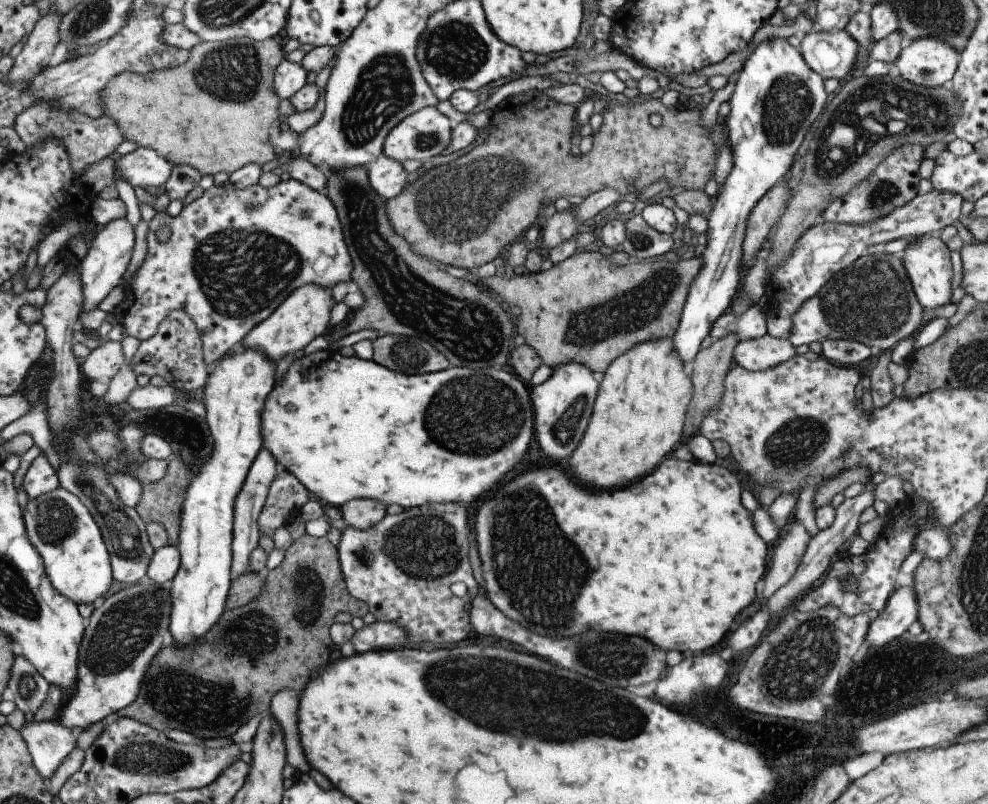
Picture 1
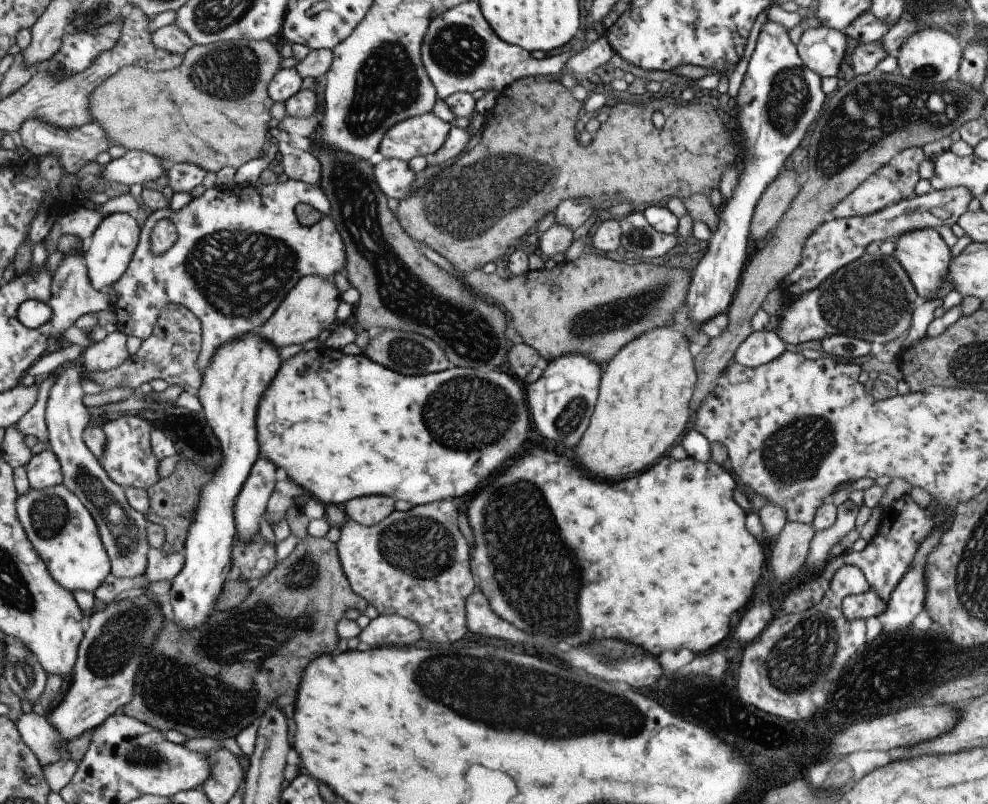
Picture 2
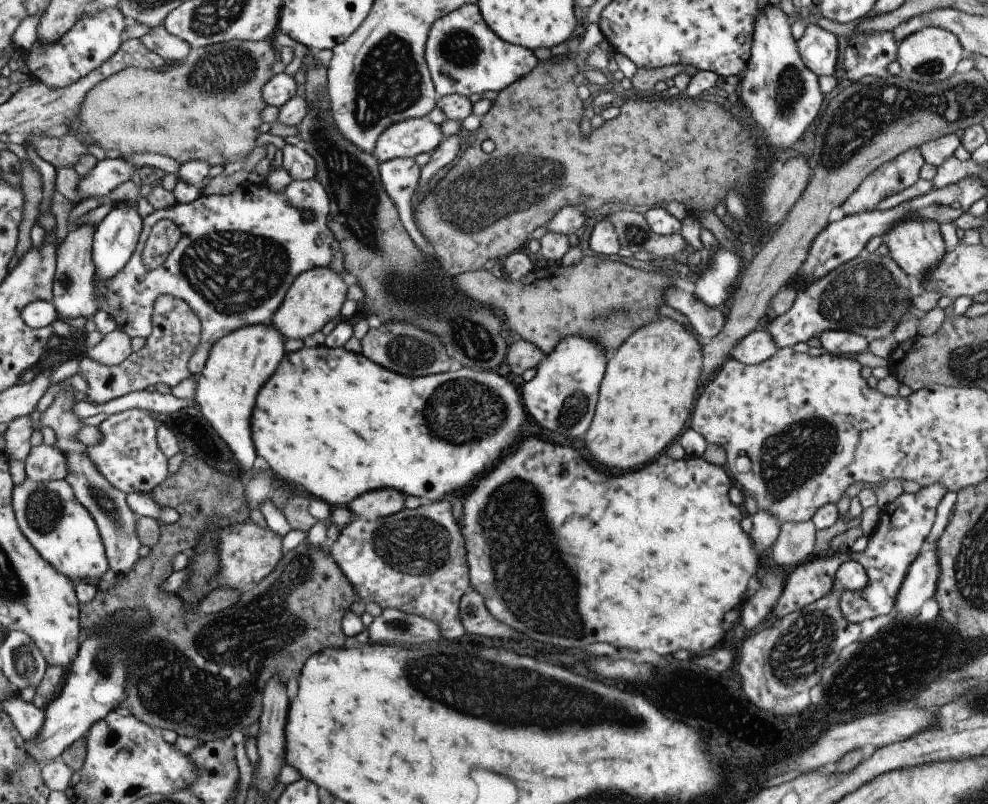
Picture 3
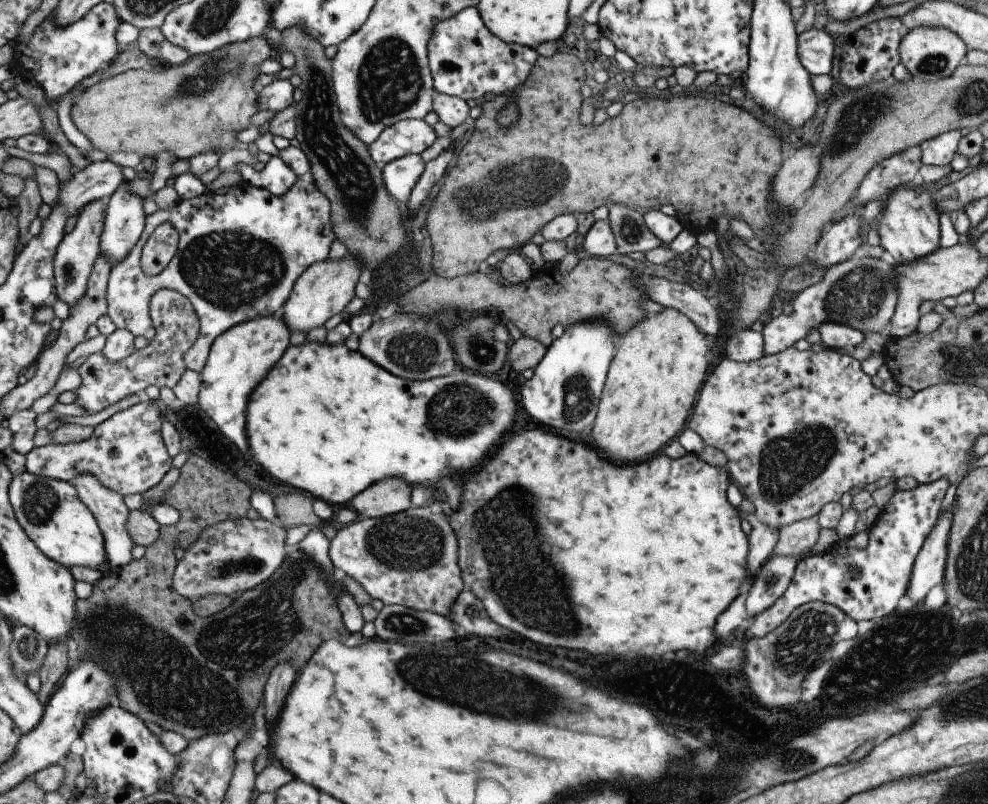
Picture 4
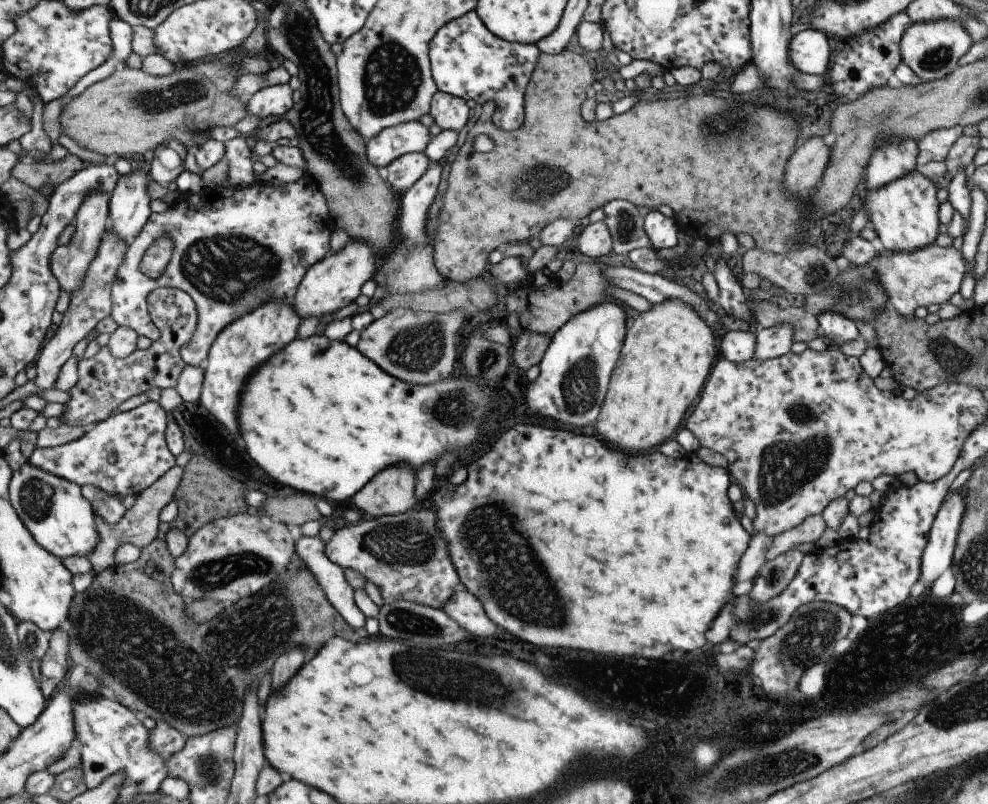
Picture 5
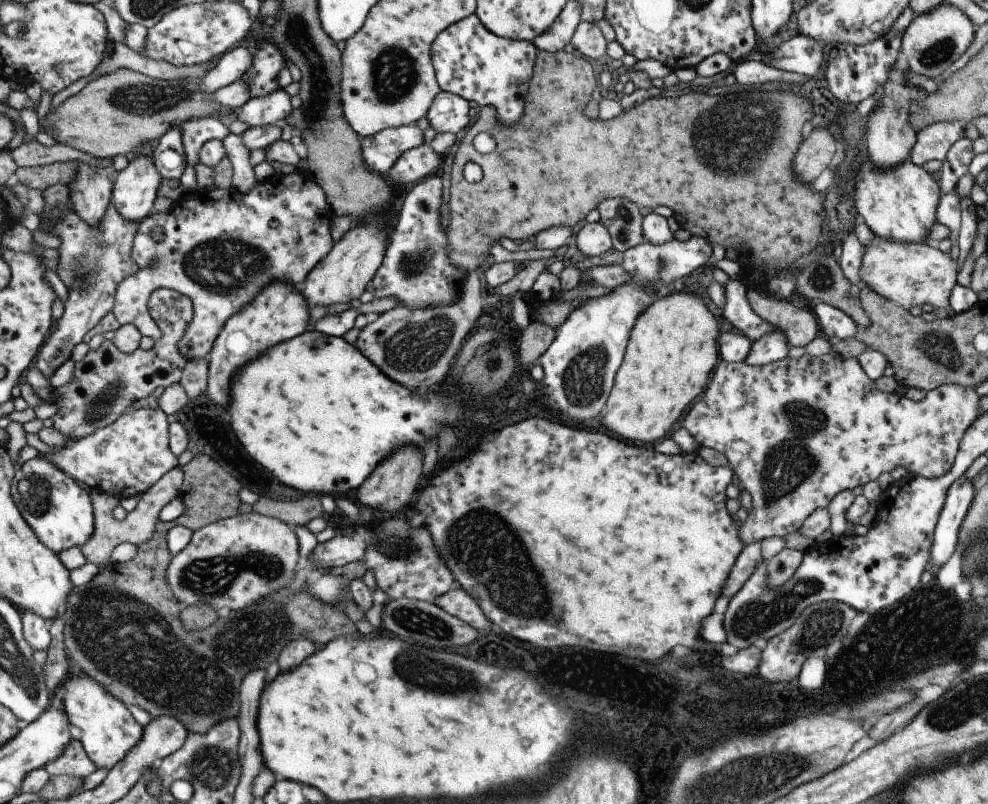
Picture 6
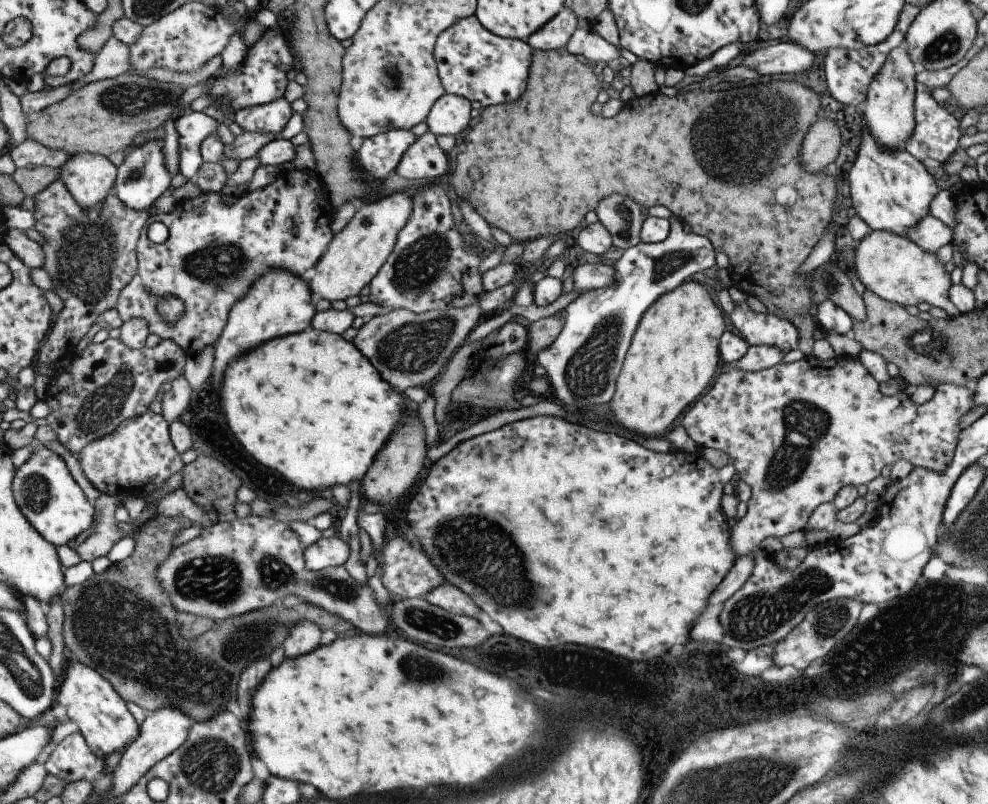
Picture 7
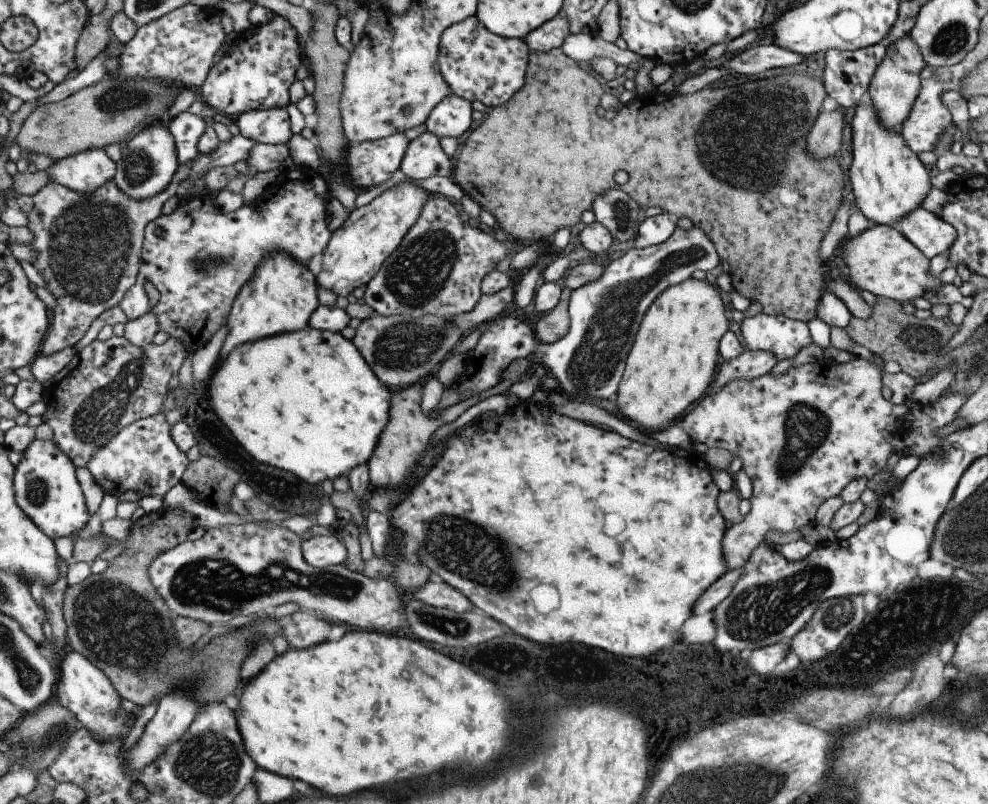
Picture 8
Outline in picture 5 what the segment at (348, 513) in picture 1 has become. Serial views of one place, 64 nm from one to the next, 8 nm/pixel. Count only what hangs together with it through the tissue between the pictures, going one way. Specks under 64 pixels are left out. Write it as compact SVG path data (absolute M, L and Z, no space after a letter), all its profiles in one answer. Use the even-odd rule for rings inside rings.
M390 466L376 474L349 504L367 518L400 514L414 506L414 474L408 466Z

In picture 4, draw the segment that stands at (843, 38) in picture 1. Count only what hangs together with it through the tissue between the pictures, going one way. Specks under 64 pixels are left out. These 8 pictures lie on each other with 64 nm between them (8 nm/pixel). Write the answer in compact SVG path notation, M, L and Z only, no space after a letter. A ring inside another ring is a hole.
M820 24L801 33L797 42L800 64L811 75L829 75L834 58L834 38Z

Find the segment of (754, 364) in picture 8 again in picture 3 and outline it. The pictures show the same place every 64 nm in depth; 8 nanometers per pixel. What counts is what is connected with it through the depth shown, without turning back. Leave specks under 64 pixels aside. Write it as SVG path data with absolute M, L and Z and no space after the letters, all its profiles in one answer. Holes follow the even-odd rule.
M864 248L854 260L800 288L790 310L777 316L766 332L770 333L779 349L785 346L800 348L810 338L819 337L824 330L854 332L869 342L880 340L896 328L906 310L910 310L912 299L921 292L916 278L906 274L889 254L868 253Z

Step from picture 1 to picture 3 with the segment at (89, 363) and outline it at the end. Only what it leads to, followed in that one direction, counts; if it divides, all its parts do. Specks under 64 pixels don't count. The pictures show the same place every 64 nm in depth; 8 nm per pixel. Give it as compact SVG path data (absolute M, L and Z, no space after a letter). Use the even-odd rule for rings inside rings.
M116 328L110 334L103 336L102 341L94 348L86 350L84 356L94 358L98 364L104 366L119 365L133 353L130 340L131 336L128 336L124 330Z

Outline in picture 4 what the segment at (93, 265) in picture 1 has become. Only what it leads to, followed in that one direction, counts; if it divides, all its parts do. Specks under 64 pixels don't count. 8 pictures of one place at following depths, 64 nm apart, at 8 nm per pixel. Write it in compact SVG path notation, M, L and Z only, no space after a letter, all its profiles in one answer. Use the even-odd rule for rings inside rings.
M124 180L106 201L104 228L100 236L100 254L112 267L130 254L142 234L146 213L143 199L130 190L131 181Z

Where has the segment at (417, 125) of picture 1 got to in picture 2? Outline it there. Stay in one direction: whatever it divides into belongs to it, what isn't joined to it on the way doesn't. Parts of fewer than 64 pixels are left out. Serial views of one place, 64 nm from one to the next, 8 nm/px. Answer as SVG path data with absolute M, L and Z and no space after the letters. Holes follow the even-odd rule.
M430 111L390 127L378 150L387 159L409 161L414 156L430 157L442 148L450 130L449 122L440 120Z

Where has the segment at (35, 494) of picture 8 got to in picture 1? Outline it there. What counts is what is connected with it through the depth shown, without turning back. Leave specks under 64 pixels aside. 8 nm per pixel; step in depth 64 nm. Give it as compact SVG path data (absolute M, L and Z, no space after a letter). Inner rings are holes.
M58 487L52 492L46 492L38 499L28 500L22 511L22 520L26 536L42 557L47 577L54 586L54 590L58 590L58 594L70 598L77 606L92 603L96 606L101 602L102 596L110 590L112 580L115 578L112 574L111 560L101 530L82 501L65 488Z

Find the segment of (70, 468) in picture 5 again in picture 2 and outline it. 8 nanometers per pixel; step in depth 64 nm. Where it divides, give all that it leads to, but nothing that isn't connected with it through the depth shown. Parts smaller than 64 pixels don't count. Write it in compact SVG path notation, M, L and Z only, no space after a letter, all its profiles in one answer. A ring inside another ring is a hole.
M134 412L122 413L118 418L101 424L102 430L107 433L108 442L100 456L100 466L110 476L110 480L123 488L140 488L147 491L152 484L160 480L158 476L158 464L160 458L154 456L150 433L152 424ZM50 447L32 455L25 468L32 490L44 490L63 481L60 462Z

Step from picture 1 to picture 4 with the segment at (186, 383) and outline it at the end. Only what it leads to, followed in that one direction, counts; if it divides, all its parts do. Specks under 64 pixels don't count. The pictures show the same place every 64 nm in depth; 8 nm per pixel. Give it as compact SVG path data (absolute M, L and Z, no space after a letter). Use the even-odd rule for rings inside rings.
M162 289L150 298L150 316L156 334L143 349L135 350L120 362L108 360L102 352L88 355L77 369L82 377L82 385L74 390L76 400L84 410L84 416L101 412L104 408L120 402L127 396L144 391L148 386L158 386L170 392L178 384L186 368L184 354L196 342L200 332L200 321L194 306L182 292Z

